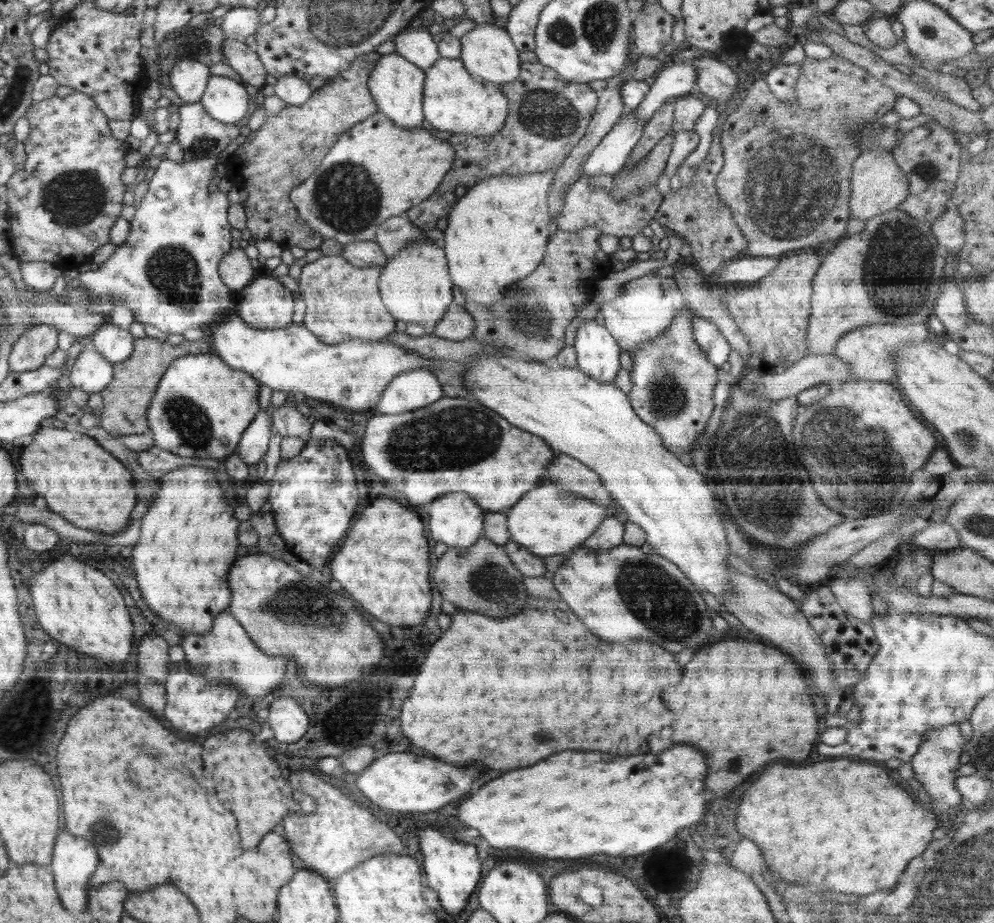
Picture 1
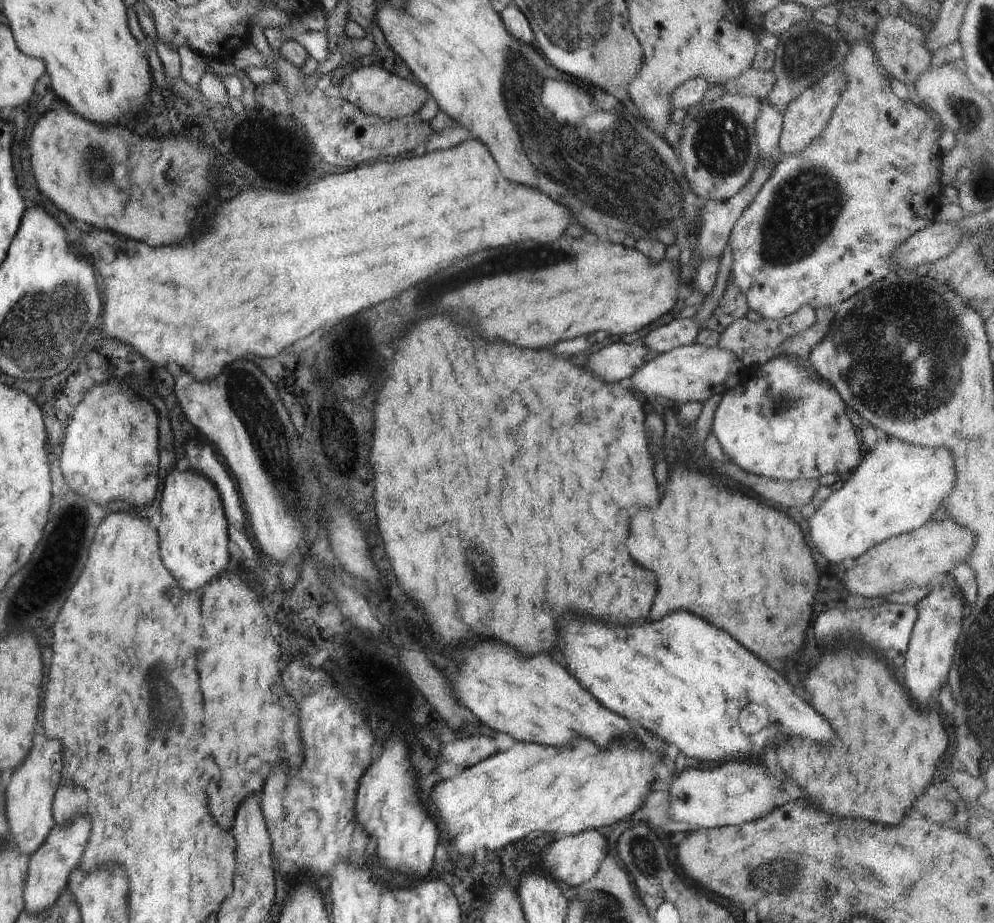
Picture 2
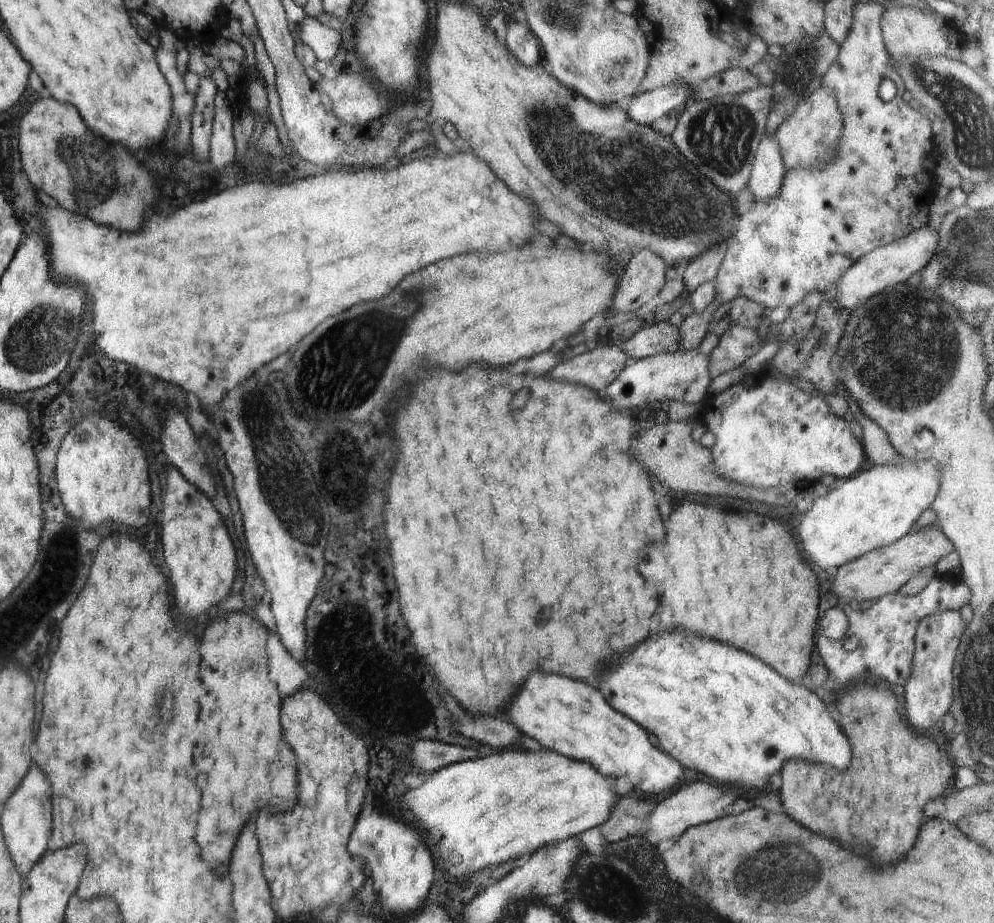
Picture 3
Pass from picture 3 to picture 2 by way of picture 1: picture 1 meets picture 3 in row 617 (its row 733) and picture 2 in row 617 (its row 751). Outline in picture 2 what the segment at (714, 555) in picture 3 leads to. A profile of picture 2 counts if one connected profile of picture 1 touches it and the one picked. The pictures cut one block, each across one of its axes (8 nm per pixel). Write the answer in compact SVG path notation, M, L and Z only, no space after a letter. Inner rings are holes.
M676 468L664 488L660 506L650 512L638 508L632 516L632 530L628 538L628 552L638 566L654 572L658 578L658 596L652 606L652 620L674 610L686 610L704 618L710 624L726 630L734 640L744 644L766 664L774 660L774 636L776 636L776 660L794 658L804 642L804 634L810 626L812 604L818 586L818 572L812 554L804 542L798 524L784 512L766 508L754 498L746 498L738 492L730 492L712 484L706 474L696 470ZM766 588L768 588L768 620L766 620Z

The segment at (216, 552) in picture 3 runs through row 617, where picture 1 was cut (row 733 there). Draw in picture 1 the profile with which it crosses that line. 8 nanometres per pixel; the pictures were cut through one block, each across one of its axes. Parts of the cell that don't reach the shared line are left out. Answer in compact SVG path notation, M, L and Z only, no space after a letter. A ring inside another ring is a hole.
M186 661L174 663L168 666L168 674L164 680L166 691L166 718L172 722L174 728L186 734L200 734L206 732L218 724L222 724L228 714L234 710L238 702L238 690L232 686L232 682L226 682L225 679L218 678L213 683L212 680L191 672L189 664Z

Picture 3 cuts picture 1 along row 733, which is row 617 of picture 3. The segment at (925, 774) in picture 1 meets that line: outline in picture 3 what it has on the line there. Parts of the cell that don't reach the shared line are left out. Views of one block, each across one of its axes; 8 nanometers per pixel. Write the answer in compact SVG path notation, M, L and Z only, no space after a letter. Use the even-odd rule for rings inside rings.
M938 610L922 618L914 634L914 674L906 684L906 714L916 730L930 730L952 706L952 666L967 623L958 610Z

